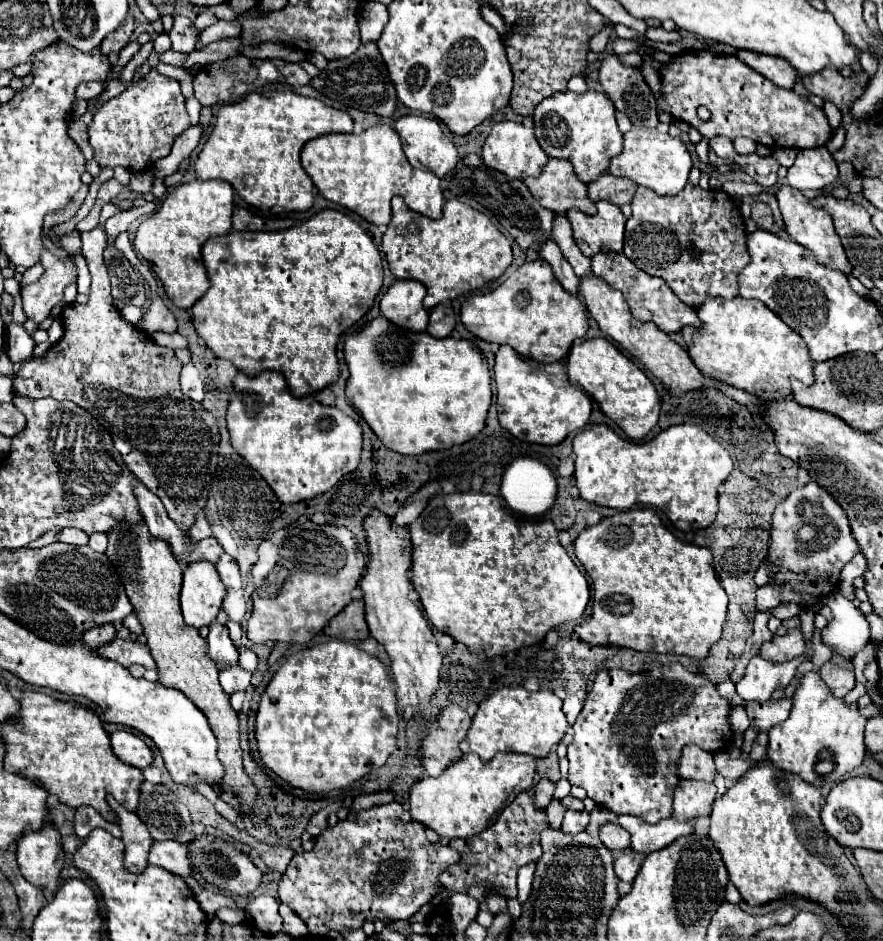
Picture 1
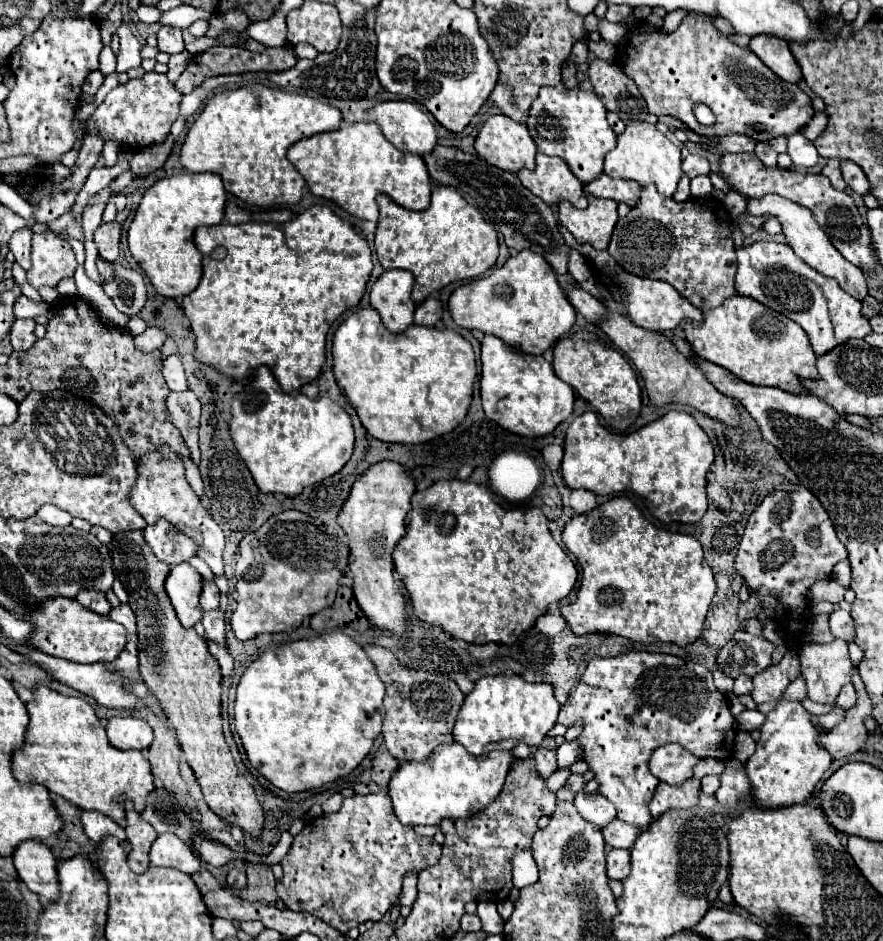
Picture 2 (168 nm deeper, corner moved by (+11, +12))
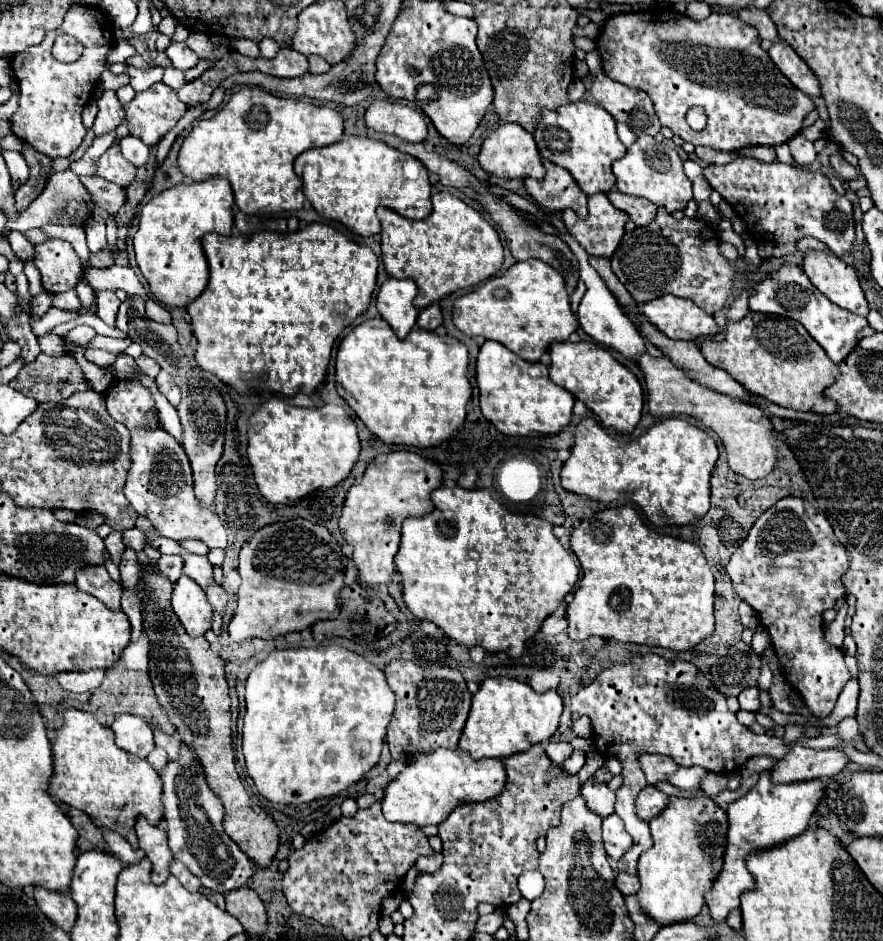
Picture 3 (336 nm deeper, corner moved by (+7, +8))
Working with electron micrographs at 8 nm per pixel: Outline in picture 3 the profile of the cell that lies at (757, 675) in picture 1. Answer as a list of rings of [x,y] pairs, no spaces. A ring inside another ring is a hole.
[[[753,686],[753,688],[745,688],[739,696],[739,704],[743,710],[749,710],[749,712],[759,712],[761,710],[761,704],[759,704],[759,690]]]

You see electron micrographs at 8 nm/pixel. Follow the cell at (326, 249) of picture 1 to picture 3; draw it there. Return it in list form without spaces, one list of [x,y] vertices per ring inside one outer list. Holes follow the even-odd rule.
[[[311,224],[305,230],[287,236],[277,232],[257,232],[225,238],[211,232],[203,238],[203,250],[211,272],[209,284],[203,294],[187,306],[197,338],[195,358],[199,368],[213,372],[237,392],[261,388],[289,398],[299,392],[315,392],[325,380],[333,342],[369,308],[379,266],[375,252],[325,224]]]

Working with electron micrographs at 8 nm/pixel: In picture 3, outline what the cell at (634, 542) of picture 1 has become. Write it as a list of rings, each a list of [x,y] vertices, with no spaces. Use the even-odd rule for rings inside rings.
[[[615,506],[581,520],[581,524],[571,534],[571,550],[583,568],[583,580],[573,594],[573,602],[567,606],[567,634],[571,640],[601,636],[669,650],[691,650],[713,634],[715,580],[701,548],[685,540],[649,530],[639,520],[635,508]]]

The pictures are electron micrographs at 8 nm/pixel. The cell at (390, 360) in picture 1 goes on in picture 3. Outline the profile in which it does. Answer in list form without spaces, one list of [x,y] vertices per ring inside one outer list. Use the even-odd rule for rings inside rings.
[[[383,318],[365,320],[353,328],[339,344],[337,350],[337,382],[347,394],[355,398],[355,414],[363,424],[387,444],[407,444],[429,448],[441,444],[449,438],[465,420],[465,406],[471,398],[471,382],[467,380],[467,346],[447,334],[425,332],[415,328],[405,340],[399,340],[397,334],[389,328]]]

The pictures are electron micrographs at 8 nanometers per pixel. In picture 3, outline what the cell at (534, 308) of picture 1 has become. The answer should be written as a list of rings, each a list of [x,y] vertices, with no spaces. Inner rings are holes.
[[[541,260],[513,264],[505,274],[493,276],[455,300],[453,324],[467,336],[497,340],[527,362],[537,362],[551,342],[565,342],[579,326],[569,306],[565,280]]]

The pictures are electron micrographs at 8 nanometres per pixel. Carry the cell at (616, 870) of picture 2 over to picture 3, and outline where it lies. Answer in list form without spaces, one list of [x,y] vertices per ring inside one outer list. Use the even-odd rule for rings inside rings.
[[[619,872],[619,874],[617,874],[615,884],[617,884],[617,888],[623,892],[623,896],[637,894],[637,892],[641,890],[639,878],[637,878],[637,876],[633,876],[633,874],[625,874],[625,872]]]

